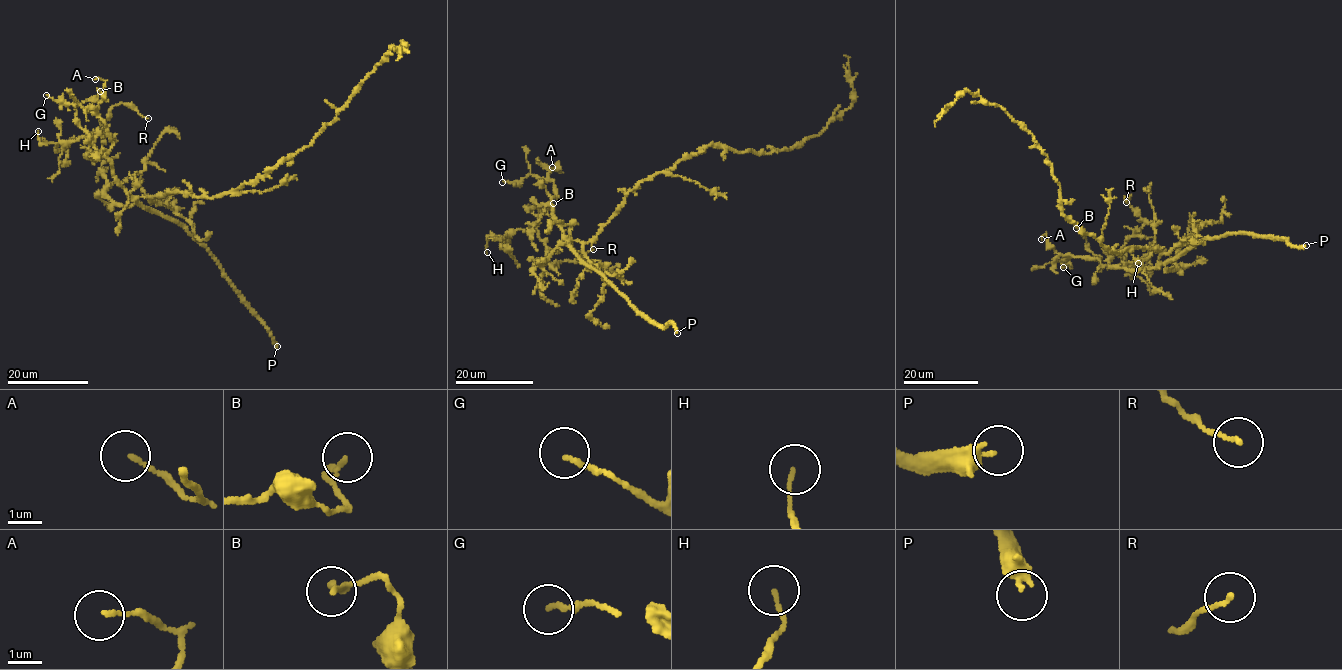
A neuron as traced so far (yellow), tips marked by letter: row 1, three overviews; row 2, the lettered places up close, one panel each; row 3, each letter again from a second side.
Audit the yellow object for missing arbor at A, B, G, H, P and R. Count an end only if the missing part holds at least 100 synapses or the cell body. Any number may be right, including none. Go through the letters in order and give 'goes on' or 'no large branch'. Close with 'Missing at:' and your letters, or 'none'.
A: no large branch
B: no large branch
G: no large branch
H: no large branch
P: goes on
R: no large branch
Missing at: P

